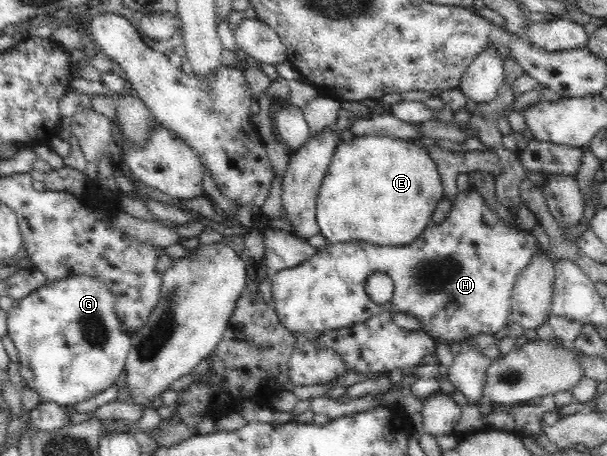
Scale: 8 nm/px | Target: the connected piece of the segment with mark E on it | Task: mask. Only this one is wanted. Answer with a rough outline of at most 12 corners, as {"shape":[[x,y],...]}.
{"shape":[[357,135],[316,201],[329,244],[409,245],[444,196],[426,146]]}

